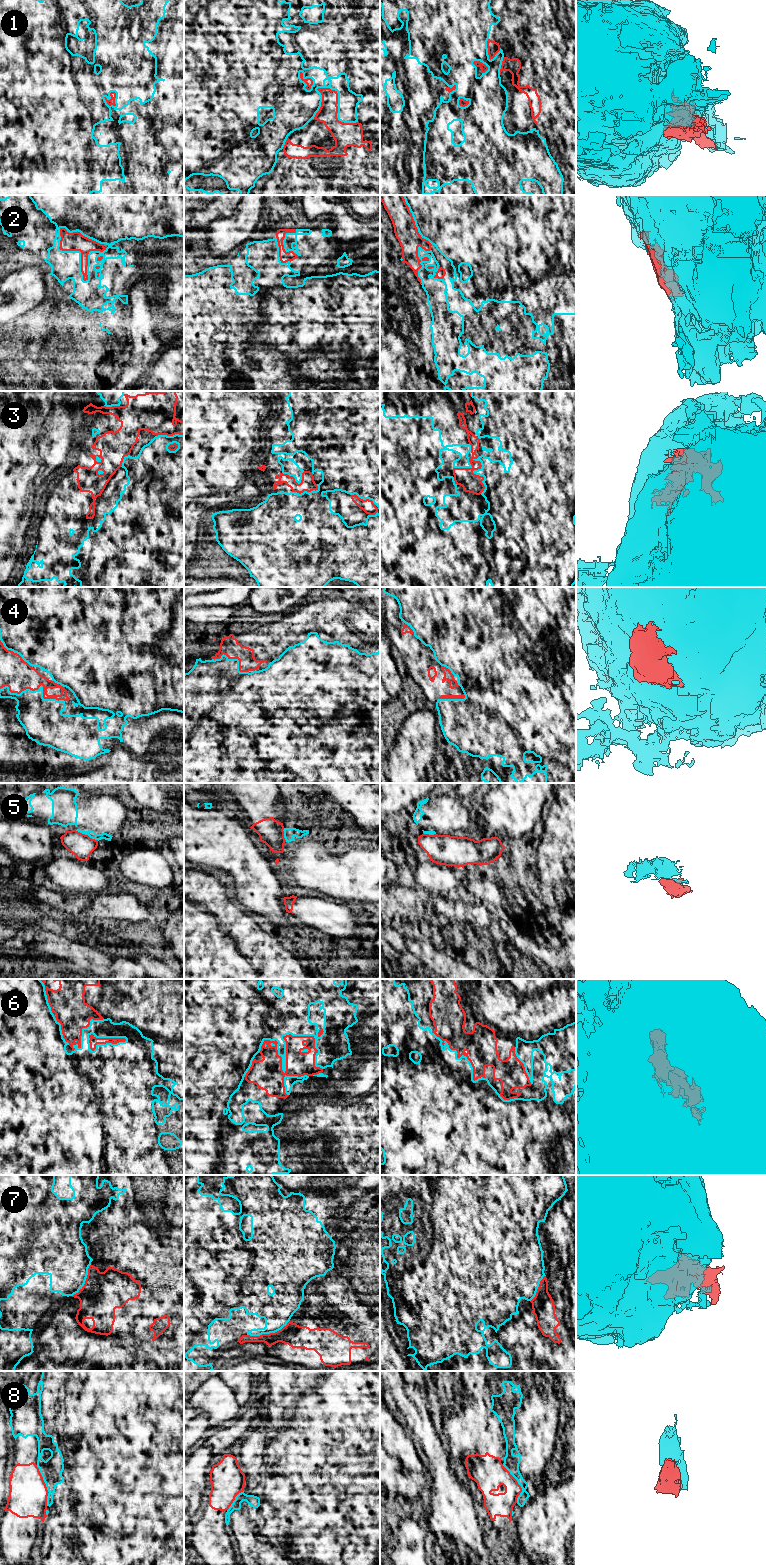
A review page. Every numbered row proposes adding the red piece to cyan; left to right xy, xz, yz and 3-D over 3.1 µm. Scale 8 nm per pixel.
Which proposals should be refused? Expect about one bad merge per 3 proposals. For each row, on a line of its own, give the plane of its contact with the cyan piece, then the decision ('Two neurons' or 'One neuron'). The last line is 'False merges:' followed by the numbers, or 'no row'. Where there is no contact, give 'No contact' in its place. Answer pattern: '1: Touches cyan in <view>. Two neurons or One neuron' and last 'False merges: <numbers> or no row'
1: Touches cyan in xz. Two neurons
2: Touches cyan in xy. One neuron
3: Touches cyan in yz. One neuron
4: Touches cyan in xy. One neuron
5: Touches cyan in xy. Two neurons
6: Touches cyan in xz. One neuron
7: Touches cyan in xz. One neuron
8: Touches cyan in xy. One neuron
False merges: 1, 5

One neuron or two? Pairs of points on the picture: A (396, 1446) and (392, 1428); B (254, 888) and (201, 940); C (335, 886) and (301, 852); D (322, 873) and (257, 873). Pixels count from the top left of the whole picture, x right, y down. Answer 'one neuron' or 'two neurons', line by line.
A: one neuron
B: two neurons
C: one neuron
D: two neurons

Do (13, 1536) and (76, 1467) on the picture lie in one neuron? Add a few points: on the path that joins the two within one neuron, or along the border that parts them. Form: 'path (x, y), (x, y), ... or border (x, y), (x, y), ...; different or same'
border (63, 1477), (65, 1482); different

